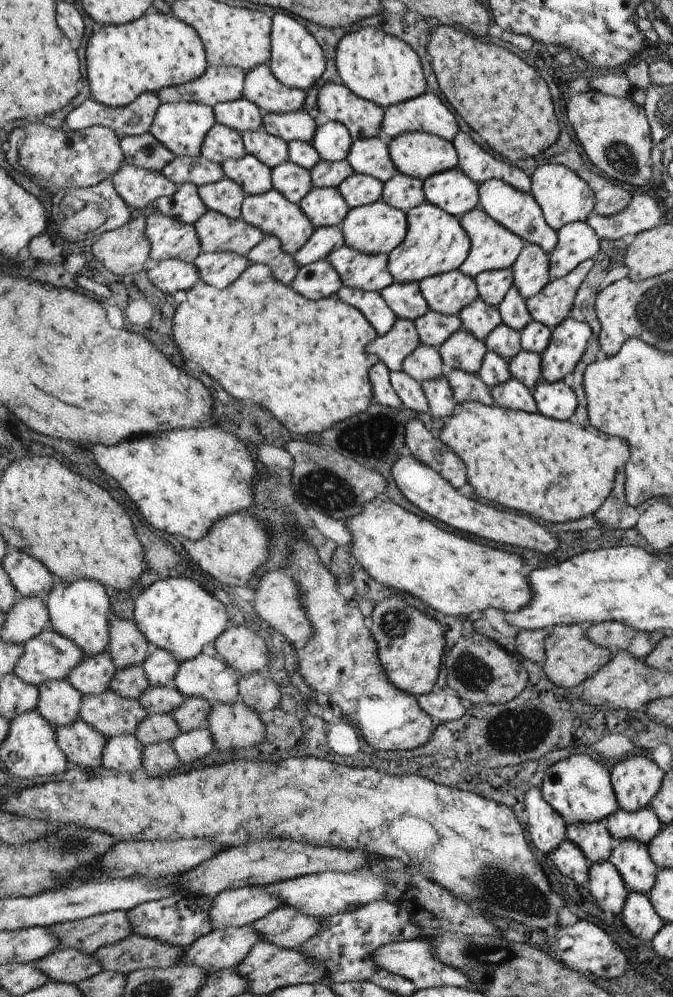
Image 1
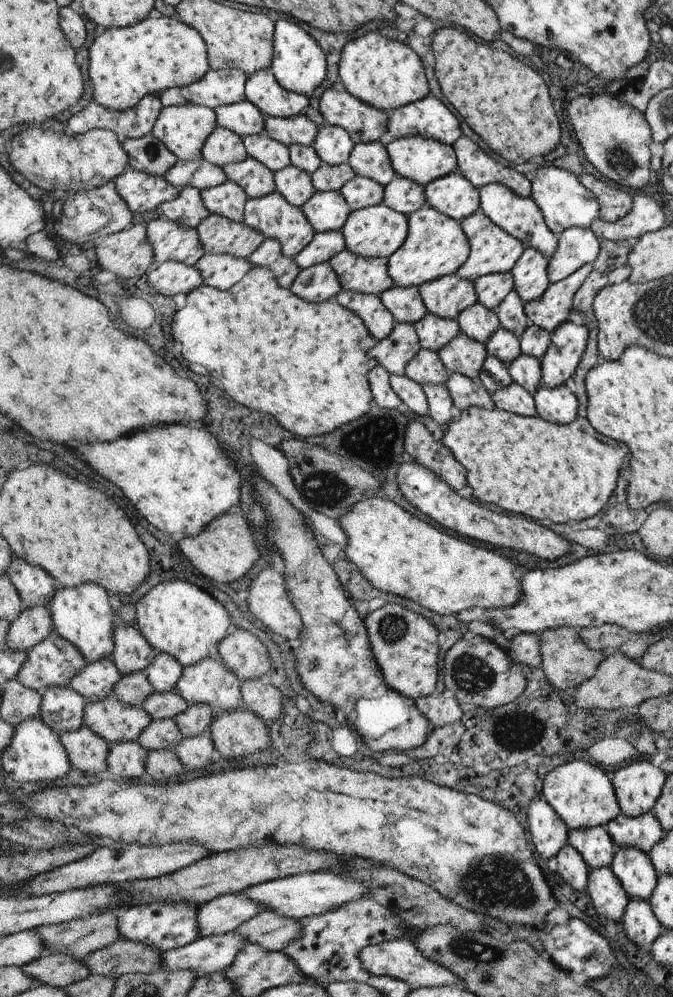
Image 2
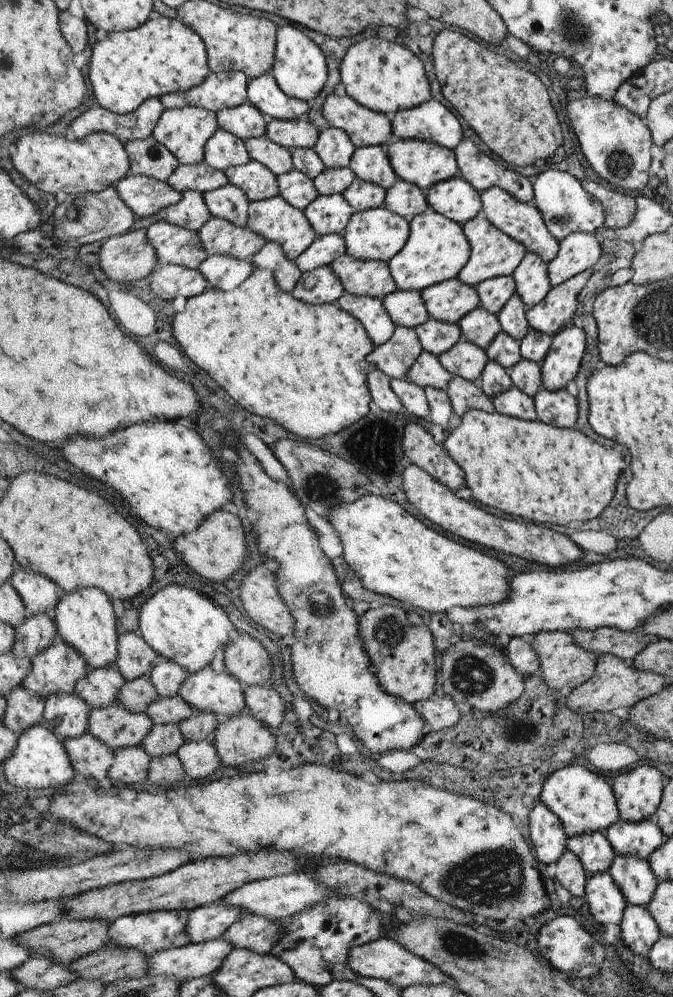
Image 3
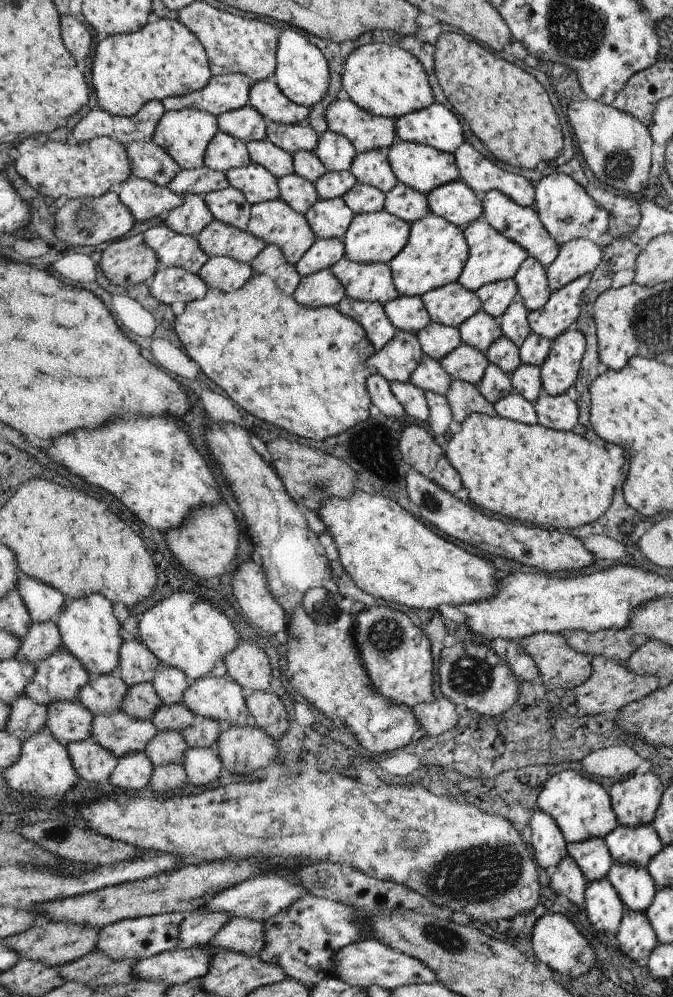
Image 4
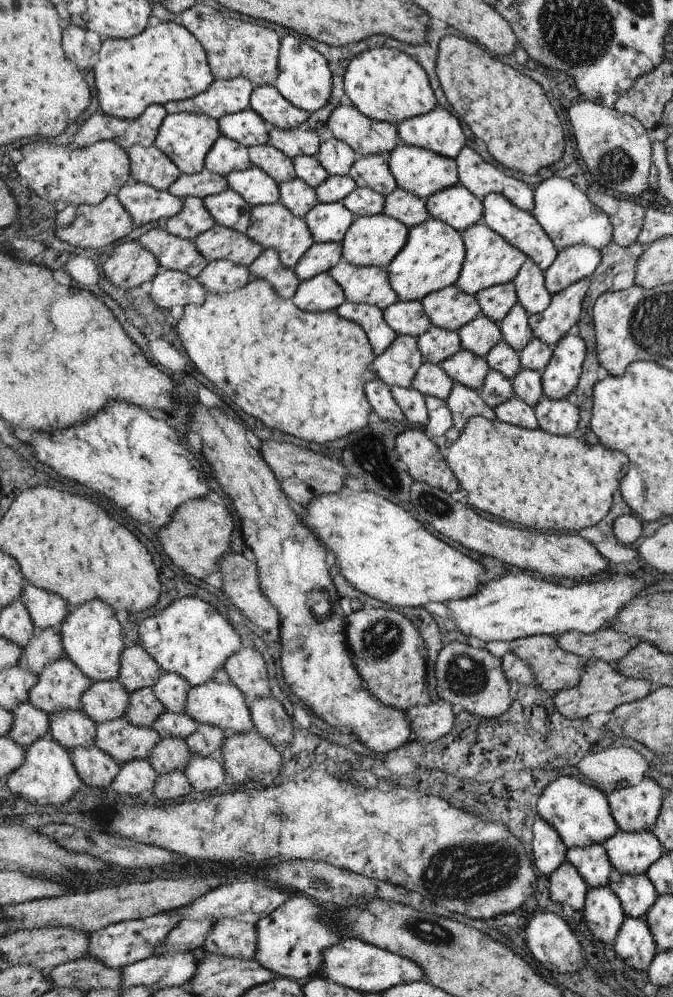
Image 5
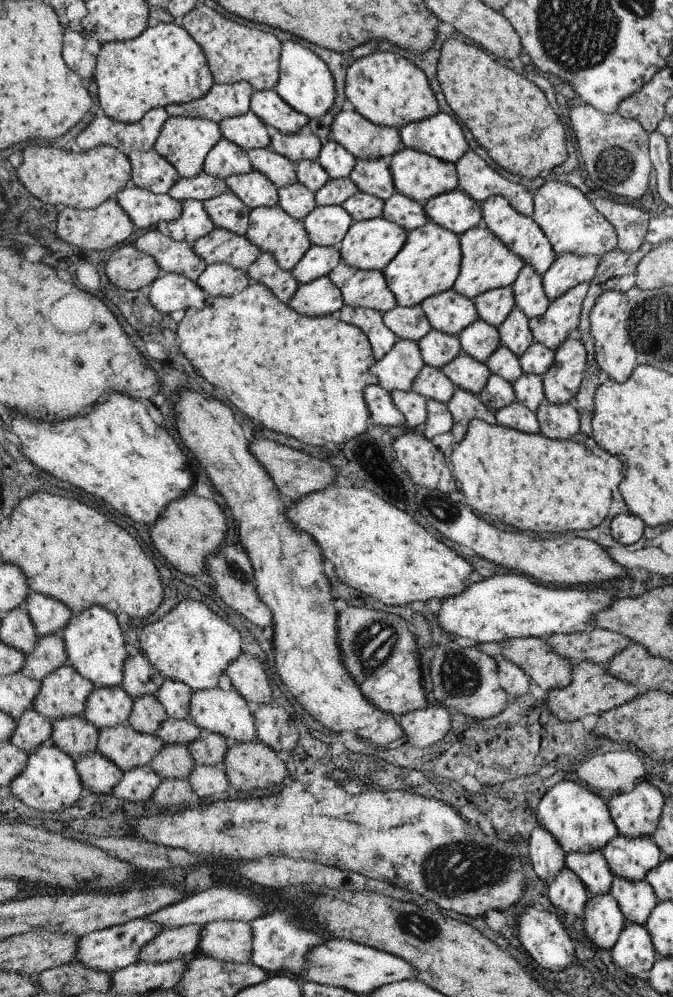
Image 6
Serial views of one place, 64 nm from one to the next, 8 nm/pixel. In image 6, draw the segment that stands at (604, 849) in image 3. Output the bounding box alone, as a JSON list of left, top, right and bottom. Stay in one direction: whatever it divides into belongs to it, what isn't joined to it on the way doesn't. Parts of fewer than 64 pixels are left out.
[565,852,615,896]

